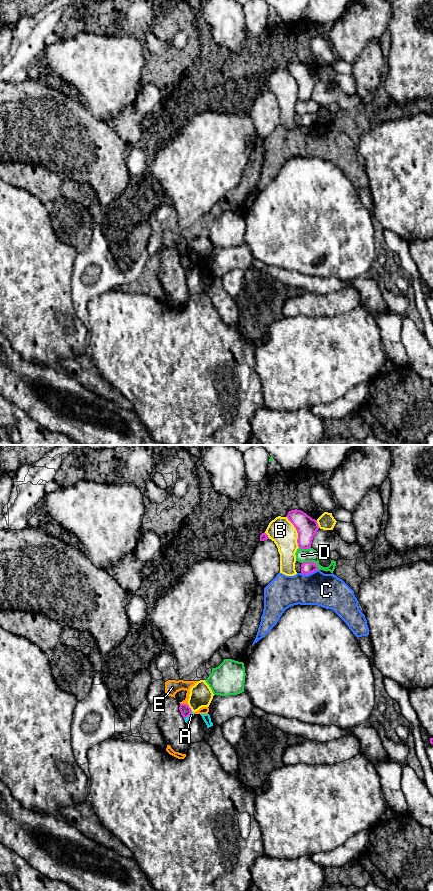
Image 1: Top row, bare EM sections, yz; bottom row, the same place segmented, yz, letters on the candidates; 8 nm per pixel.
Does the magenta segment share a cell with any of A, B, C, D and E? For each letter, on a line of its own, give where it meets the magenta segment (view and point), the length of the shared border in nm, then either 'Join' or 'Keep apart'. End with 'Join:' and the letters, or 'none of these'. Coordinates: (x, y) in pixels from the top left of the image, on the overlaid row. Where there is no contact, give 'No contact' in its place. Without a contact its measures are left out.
A: Touches magenta at yz (188, 715). Shared border 90 nm. Keep apart
B: Touches magenta at yz (297, 532). Shared border 280 nm. Keep apart
C: Touches magenta at yz (309, 573). Shared border 140 nm. Keep apart
D: Touches magenta at yz (312, 562). Shared border 150 nm. Keep apart
E: Touches magenta at yz (184, 704). Shared border 70 nm. Keep apart
Join: none of these

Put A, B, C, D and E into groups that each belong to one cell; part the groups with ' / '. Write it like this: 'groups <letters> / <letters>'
groups A E / B / C / D

